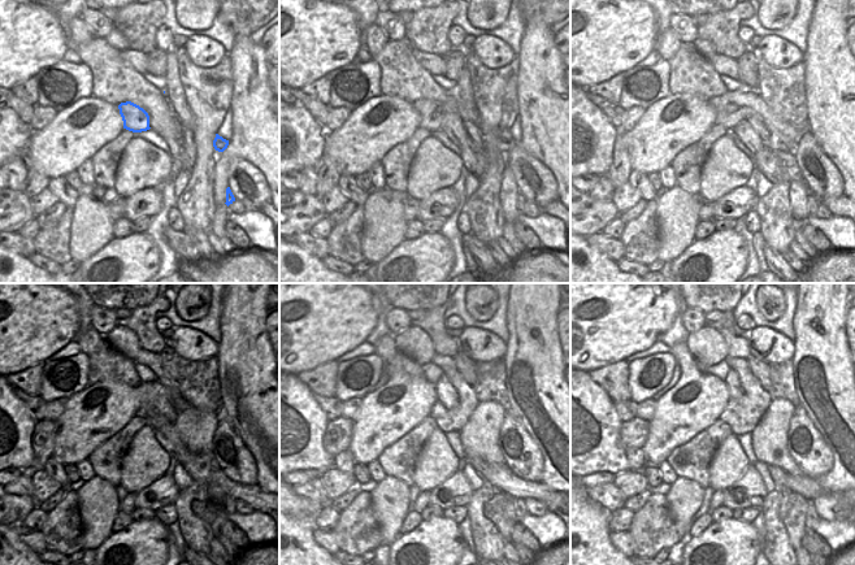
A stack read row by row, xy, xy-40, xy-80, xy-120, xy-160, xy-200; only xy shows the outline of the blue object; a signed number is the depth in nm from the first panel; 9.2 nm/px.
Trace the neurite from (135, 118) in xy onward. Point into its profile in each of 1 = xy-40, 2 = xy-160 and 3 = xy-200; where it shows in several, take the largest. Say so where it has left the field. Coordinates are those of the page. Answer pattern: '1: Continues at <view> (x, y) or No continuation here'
1: Continues at xy-40 (432, 113)
2: Continues at xy-160 (448, 398)
3: Continues at xy-200 (736, 394).

